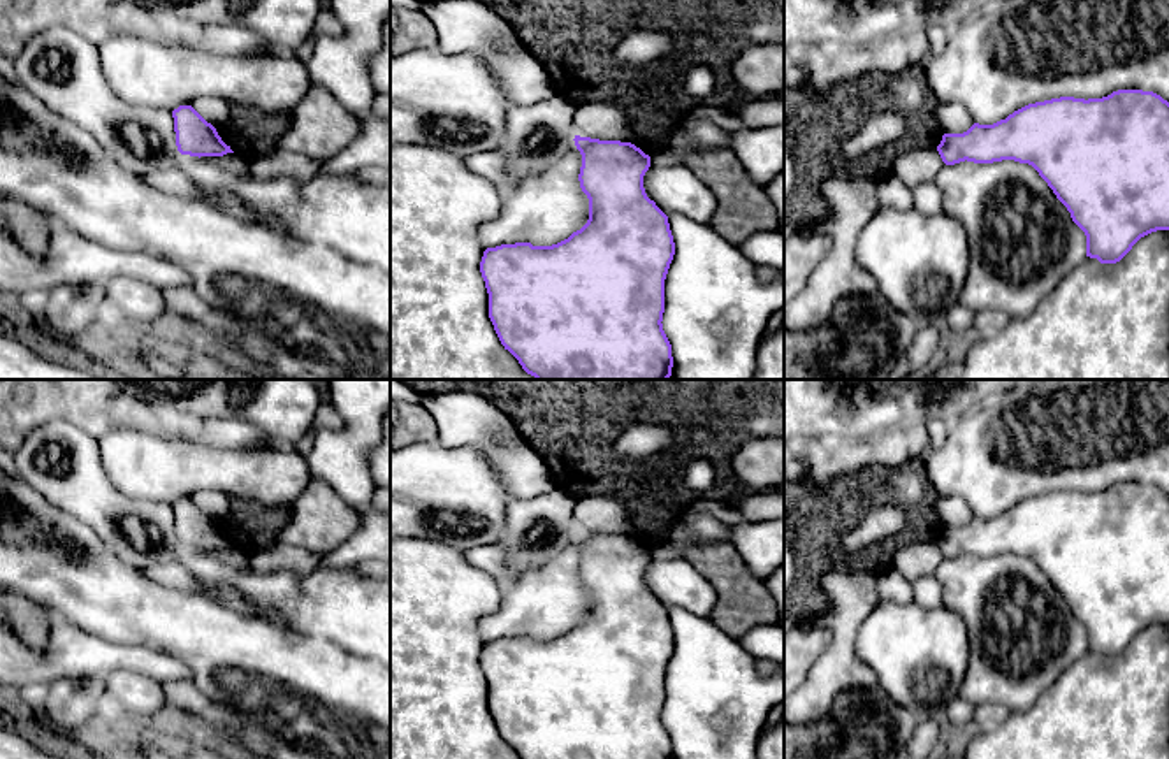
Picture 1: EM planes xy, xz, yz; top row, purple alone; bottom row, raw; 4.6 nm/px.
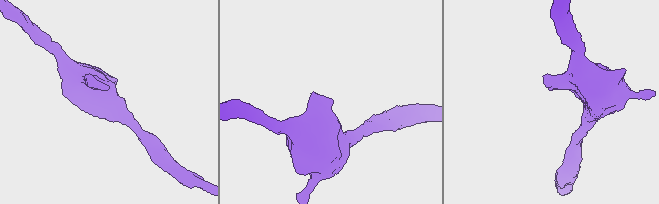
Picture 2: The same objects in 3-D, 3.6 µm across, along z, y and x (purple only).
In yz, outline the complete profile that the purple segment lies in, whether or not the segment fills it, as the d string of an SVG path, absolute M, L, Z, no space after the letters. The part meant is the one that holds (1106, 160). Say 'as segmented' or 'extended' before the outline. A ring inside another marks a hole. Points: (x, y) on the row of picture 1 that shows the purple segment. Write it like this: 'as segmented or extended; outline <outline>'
as segmented; outline M1153 91L1028 104L993 125L944 134L937 151L946 165L965 160L1032 165L1085 232L1086 257L1100 264L1116 264L1141 237L1169 230L1169 102Z

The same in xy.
as segmented; outline M179 105L172 111L176 146L181 155L223 156L234 153L192 105Z

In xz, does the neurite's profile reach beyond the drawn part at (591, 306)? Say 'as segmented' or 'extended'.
as segmented

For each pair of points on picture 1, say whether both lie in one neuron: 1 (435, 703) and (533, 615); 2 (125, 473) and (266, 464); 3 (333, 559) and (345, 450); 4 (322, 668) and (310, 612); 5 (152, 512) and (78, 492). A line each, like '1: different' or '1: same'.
1: different
2: same
3: same
4: different
5: same

